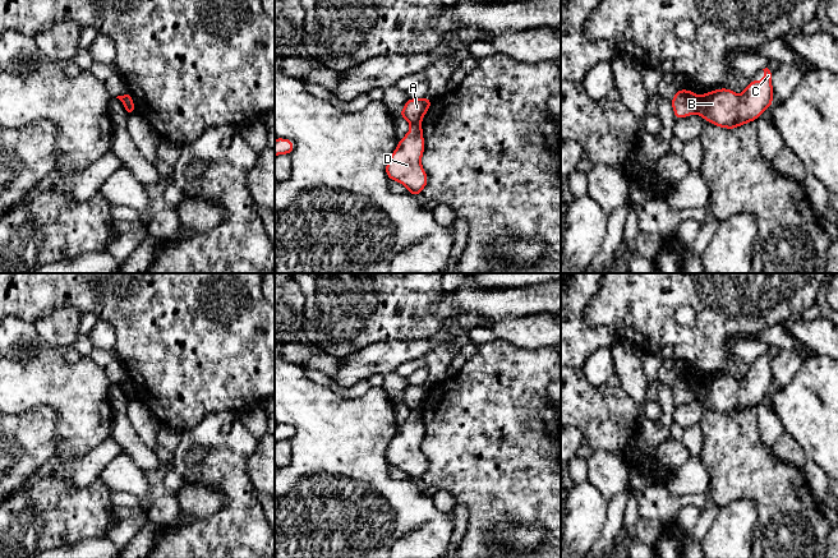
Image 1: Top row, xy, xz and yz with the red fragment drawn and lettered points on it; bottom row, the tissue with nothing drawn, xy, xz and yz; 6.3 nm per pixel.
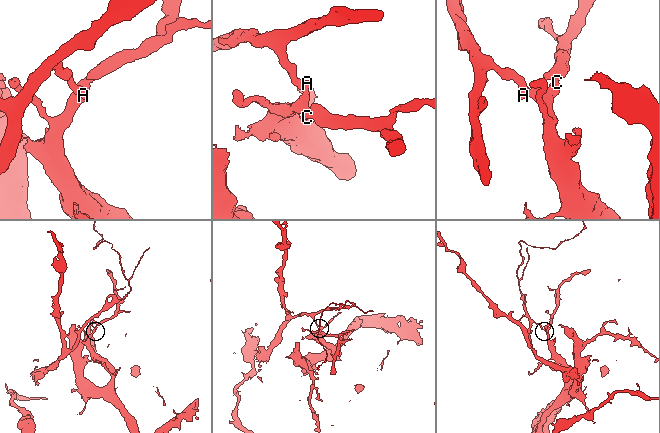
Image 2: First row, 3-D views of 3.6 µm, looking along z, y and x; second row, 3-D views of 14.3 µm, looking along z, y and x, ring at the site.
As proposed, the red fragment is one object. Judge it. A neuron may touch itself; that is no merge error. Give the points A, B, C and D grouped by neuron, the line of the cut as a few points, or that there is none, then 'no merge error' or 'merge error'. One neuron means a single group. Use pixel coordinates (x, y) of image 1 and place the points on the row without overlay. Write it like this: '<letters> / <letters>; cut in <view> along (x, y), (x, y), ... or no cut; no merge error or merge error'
A / B C D; cut in yz along (699, 382), (695, 399); merge error

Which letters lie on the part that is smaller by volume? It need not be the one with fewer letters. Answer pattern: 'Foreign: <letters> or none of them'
Foreign: A

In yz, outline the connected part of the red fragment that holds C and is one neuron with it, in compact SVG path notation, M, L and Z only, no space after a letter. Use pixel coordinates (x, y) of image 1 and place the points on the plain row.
M764 356L763 366L750 366L741 381L719 374L699 382L699 400L705 407L724 415L736 415L755 407L773 387L772 359Z

